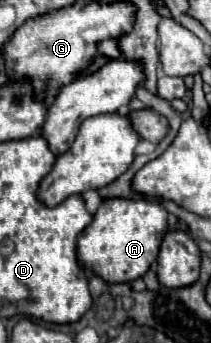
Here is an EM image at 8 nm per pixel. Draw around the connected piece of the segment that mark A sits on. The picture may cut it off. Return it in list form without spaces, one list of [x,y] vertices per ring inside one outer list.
[[[105,199],[91,225],[77,239],[79,261],[111,283],[131,283],[147,273],[159,255],[159,243],[167,233],[167,209],[149,199]]]

